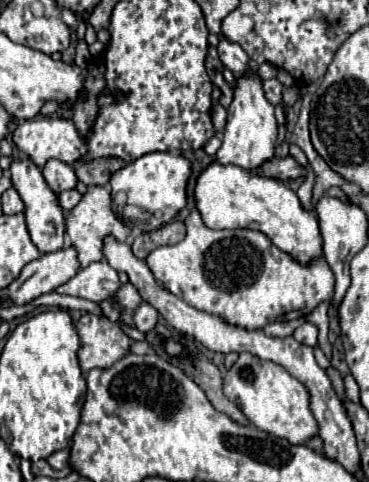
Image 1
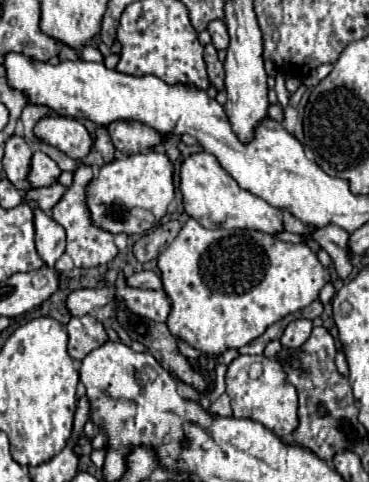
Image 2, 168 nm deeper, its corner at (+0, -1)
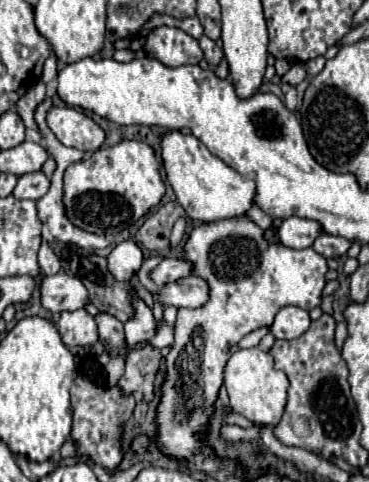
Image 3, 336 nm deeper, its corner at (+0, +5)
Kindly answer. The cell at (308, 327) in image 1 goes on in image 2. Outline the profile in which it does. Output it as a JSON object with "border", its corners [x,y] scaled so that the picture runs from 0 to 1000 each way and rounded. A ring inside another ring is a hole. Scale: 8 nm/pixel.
{"border":[[[799,662],[772,678],[756,707],[772,724],[805,724],[837,703],[843,683],[848,683],[848,670],[837,662]]]}

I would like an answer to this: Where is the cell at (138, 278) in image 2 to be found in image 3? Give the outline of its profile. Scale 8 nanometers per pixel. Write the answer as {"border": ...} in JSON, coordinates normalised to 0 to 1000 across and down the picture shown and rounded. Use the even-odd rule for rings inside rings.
{"border":[[[442,537],[409,566],[409,583],[420,583],[425,591],[442,591],[442,587],[463,587],[463,583],[480,583],[491,575],[507,575],[518,571],[518,550],[496,537]]]}

